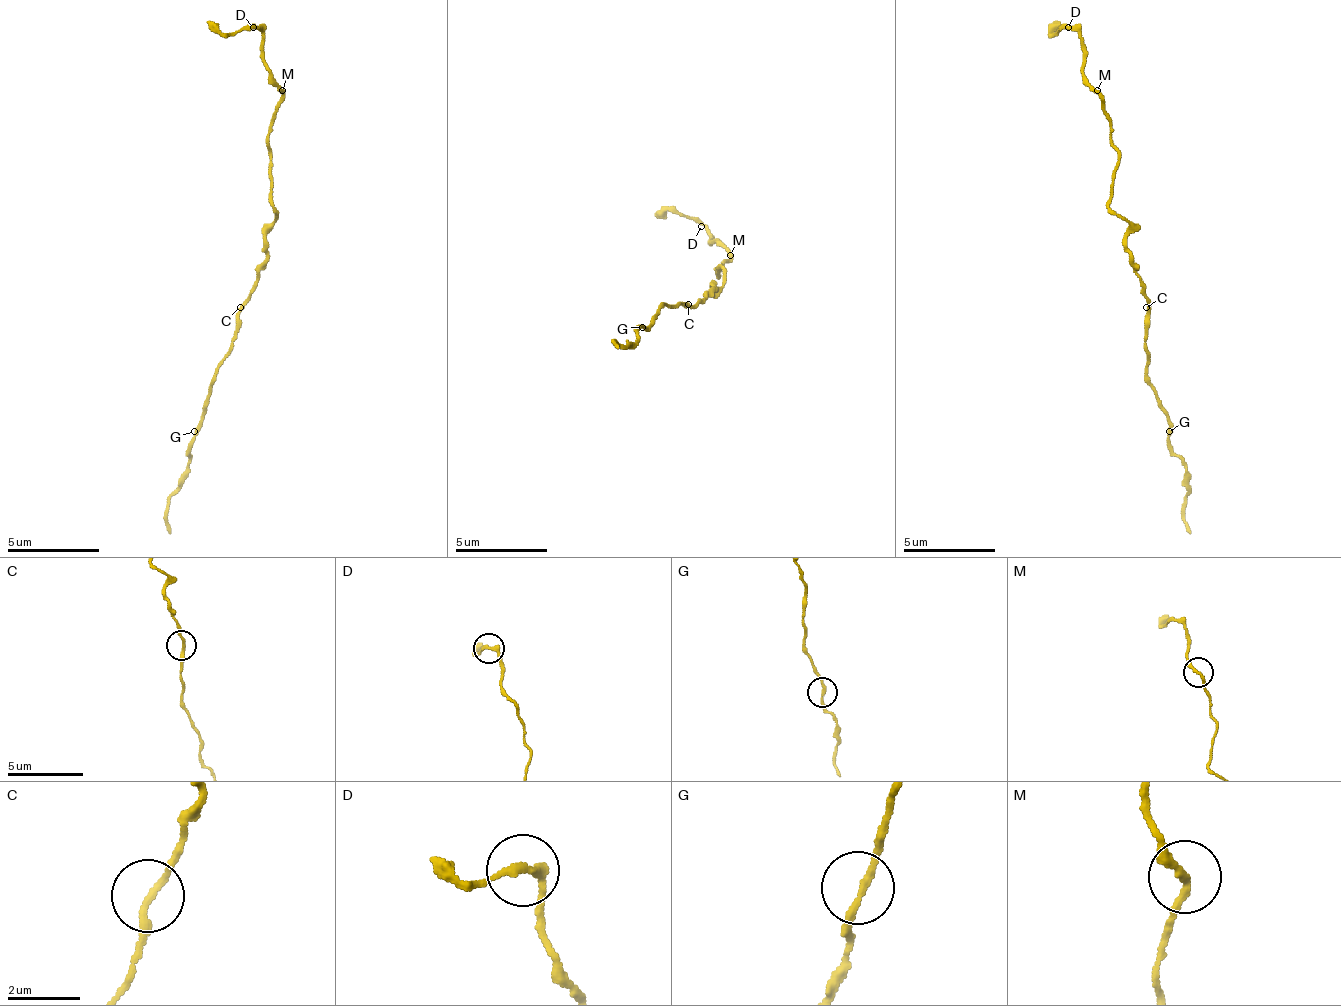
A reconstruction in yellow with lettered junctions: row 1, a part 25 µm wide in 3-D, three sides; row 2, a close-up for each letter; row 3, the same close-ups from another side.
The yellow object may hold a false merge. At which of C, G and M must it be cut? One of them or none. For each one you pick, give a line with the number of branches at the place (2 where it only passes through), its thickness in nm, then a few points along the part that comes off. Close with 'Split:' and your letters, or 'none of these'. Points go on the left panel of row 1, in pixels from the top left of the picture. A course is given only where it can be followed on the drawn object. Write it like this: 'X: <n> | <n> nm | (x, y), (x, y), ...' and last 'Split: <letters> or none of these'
Split: none of these

